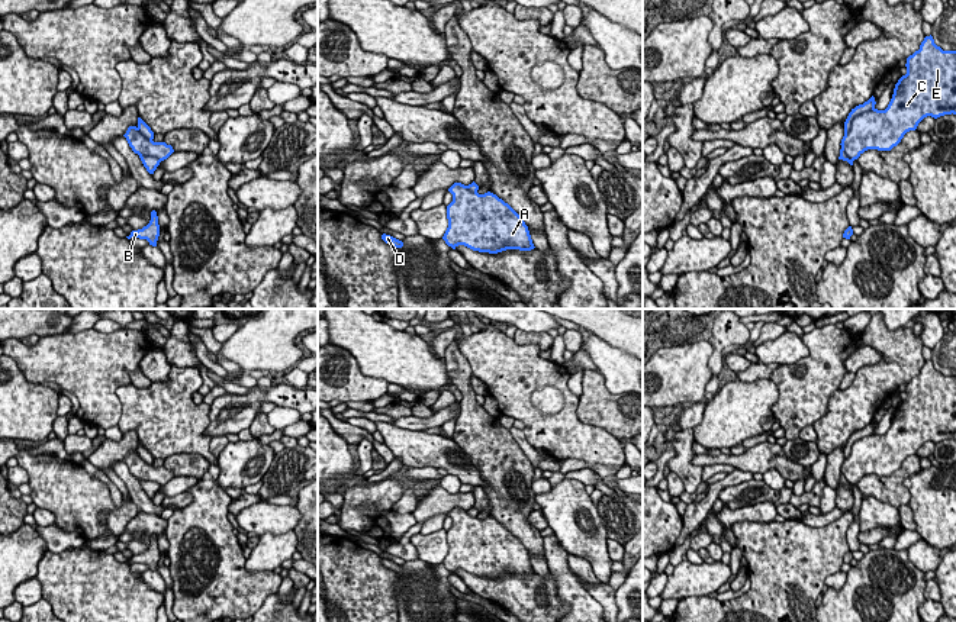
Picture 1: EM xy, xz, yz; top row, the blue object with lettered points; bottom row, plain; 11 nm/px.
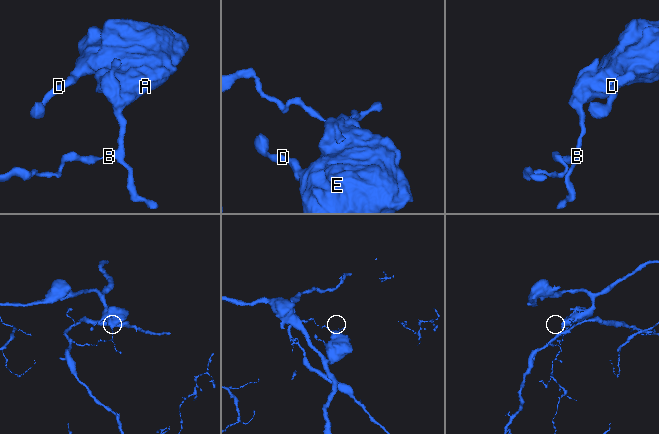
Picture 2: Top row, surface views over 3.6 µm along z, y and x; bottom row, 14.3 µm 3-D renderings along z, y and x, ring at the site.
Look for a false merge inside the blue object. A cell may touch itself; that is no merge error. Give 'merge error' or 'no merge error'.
merge error

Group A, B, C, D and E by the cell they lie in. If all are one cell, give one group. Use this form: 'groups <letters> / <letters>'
groups A C D E / B

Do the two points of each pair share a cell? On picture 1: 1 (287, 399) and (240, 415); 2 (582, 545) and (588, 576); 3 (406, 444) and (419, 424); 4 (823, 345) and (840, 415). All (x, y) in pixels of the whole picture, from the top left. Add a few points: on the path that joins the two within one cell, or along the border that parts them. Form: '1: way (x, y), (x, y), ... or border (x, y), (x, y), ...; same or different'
1: way (276, 396), (261, 396), (251, 406); same
2: border (569, 553), (583, 557), (599, 582); different
3: border (390, 424), (399, 428), (424, 431); different
4: border (839, 389), (830, 396), (829, 411), (818, 421); different

